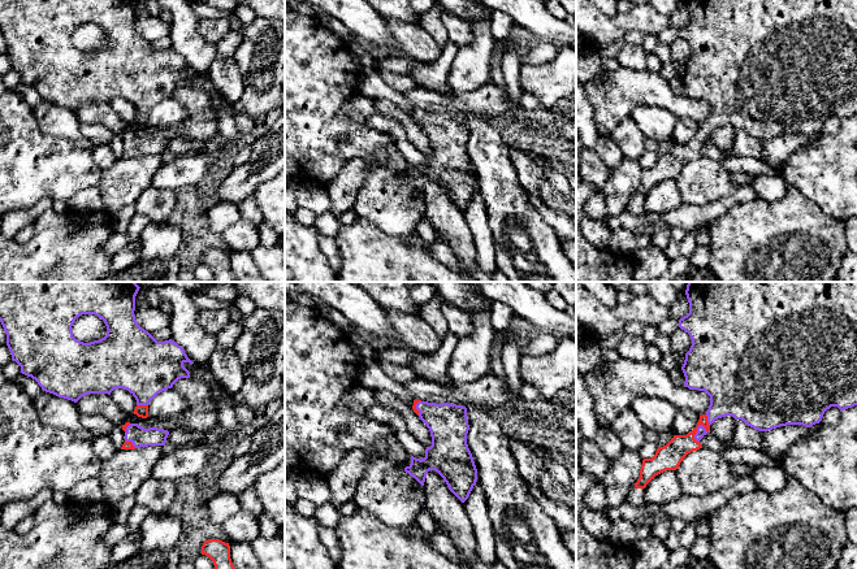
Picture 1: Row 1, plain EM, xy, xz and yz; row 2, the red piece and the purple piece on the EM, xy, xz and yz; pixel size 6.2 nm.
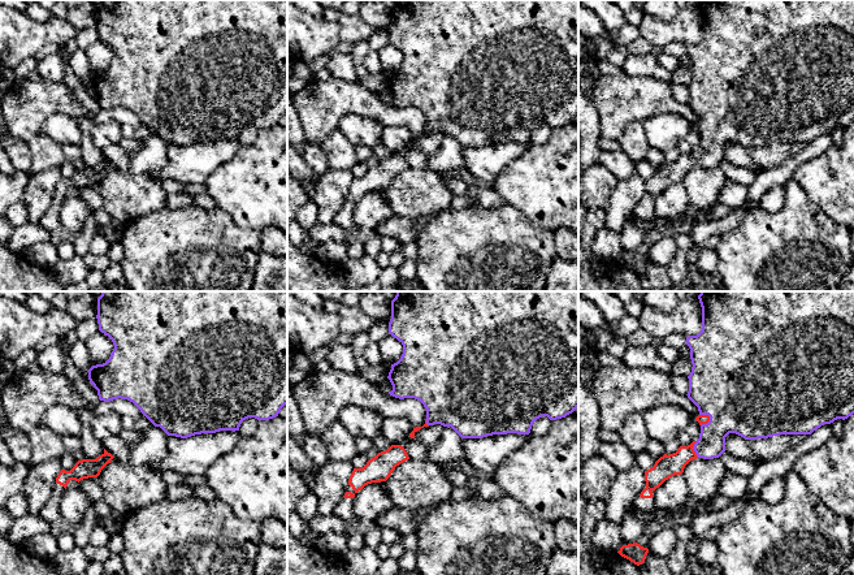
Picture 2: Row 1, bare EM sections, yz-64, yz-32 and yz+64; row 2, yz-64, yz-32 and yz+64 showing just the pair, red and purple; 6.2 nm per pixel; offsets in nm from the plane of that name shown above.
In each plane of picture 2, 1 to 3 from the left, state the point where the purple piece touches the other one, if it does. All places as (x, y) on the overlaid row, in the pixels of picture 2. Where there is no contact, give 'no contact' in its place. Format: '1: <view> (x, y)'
1: no contact
2: yz-32 (425, 423)
3: yz+64 (707, 422)

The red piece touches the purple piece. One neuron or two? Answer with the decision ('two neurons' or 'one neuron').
one neuron

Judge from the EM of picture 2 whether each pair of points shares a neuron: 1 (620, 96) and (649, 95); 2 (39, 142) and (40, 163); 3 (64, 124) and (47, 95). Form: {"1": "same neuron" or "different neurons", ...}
{"1": "same neuron", "2": "same neuron", "3": "different neurons"}

